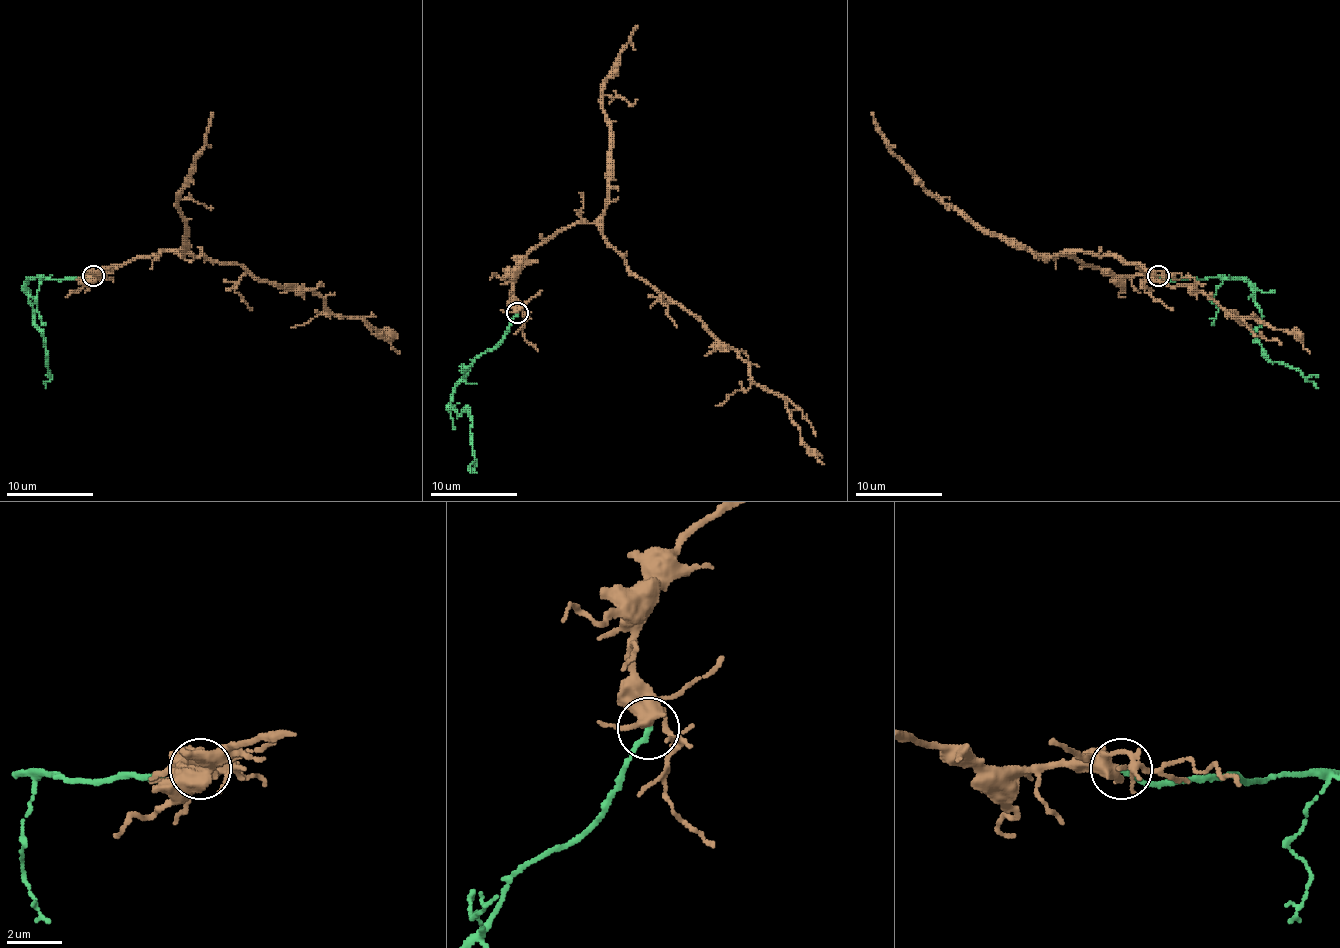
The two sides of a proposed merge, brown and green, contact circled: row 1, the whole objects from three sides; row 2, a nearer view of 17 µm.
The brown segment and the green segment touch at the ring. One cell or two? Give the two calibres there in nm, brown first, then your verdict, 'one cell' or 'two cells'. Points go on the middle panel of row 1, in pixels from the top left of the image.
400/200 nm | two cells

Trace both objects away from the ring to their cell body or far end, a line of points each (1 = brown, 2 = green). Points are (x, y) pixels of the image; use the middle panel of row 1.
1: (518, 312), (518, 264), (559, 232), (594, 223), (633, 273), (785, 401), (824, 464)
2: (518, 312), (509, 331), (455, 388), (451, 405), (470, 416), (470, 472)

